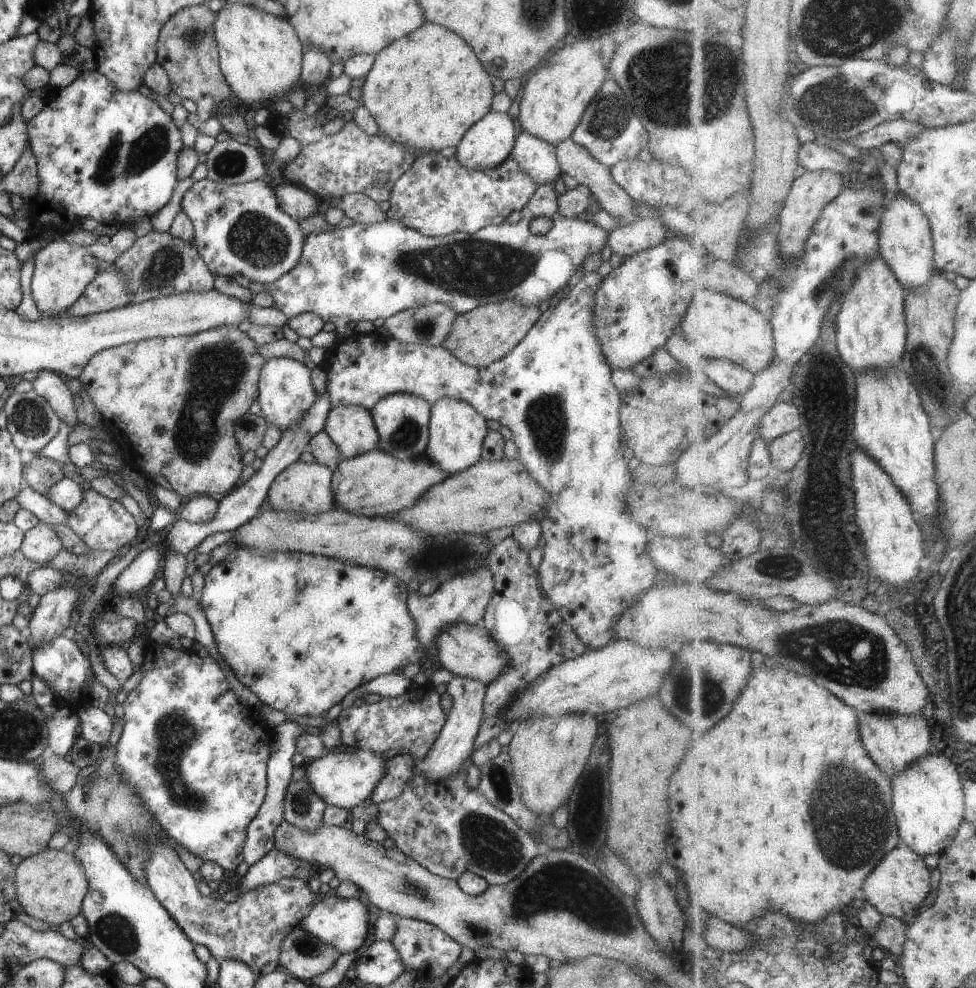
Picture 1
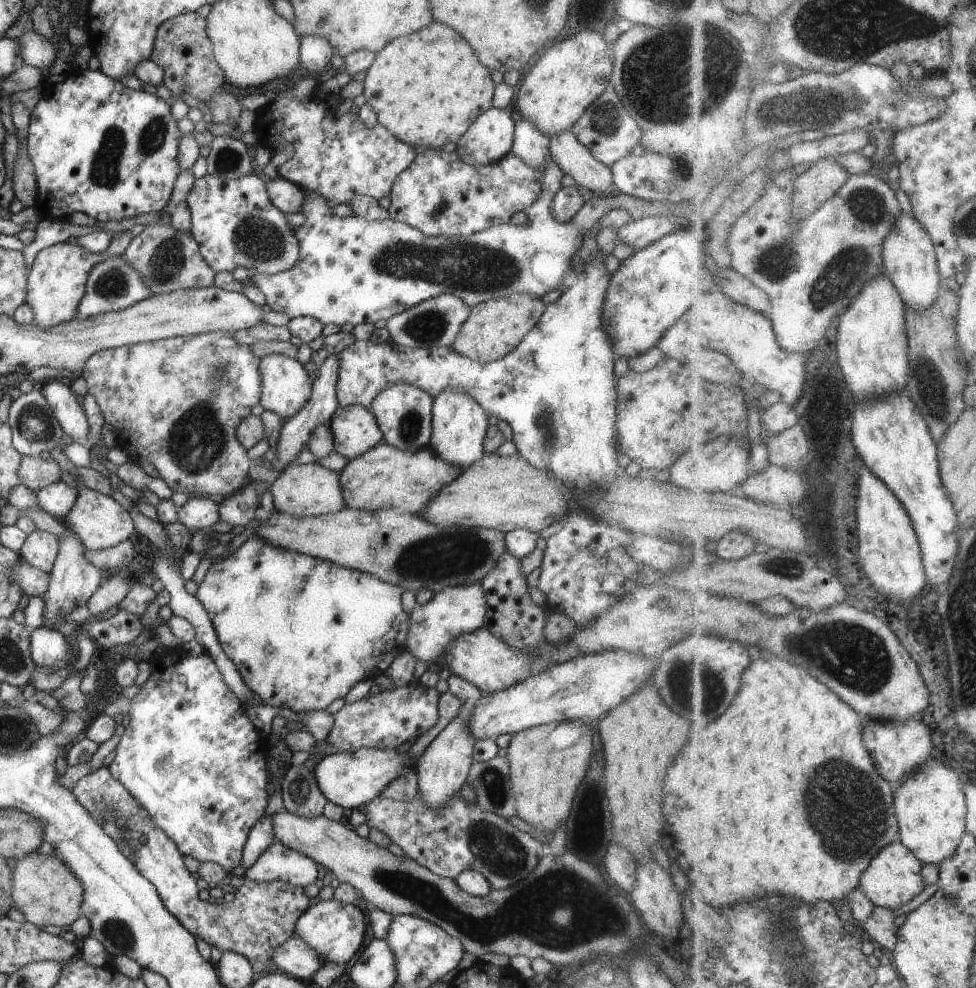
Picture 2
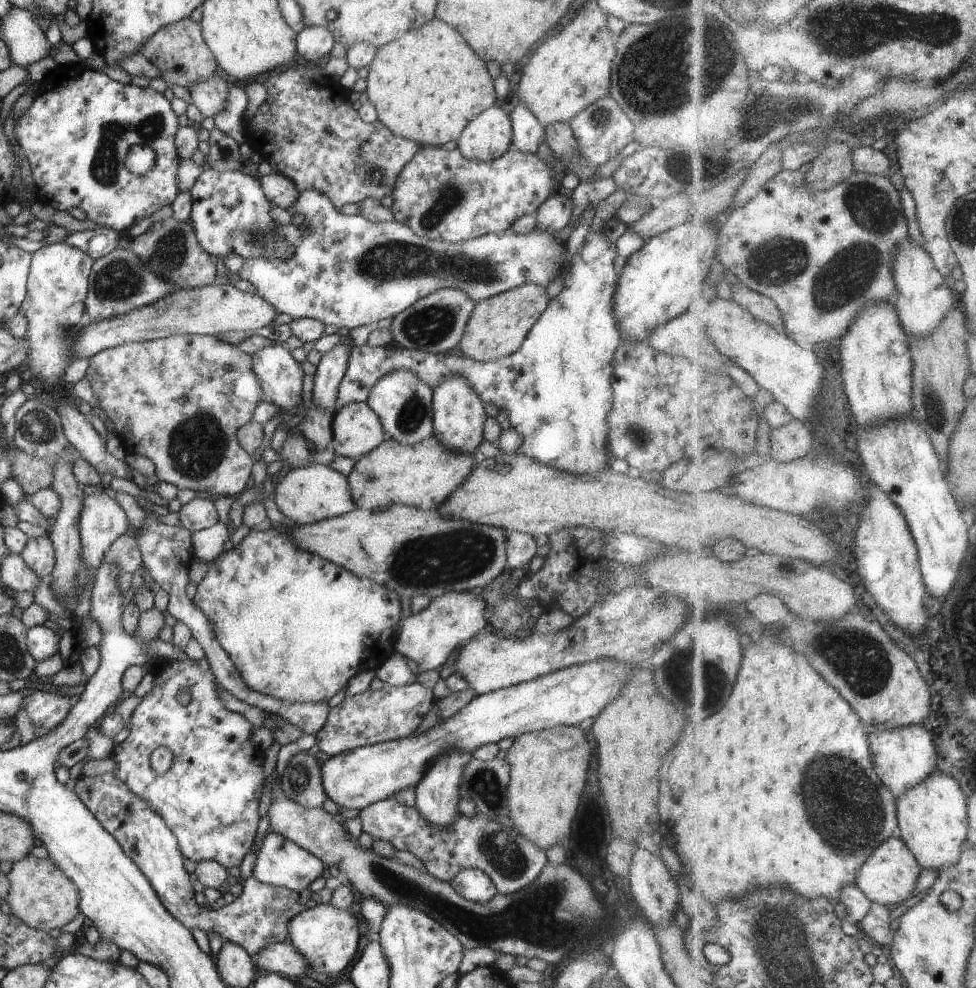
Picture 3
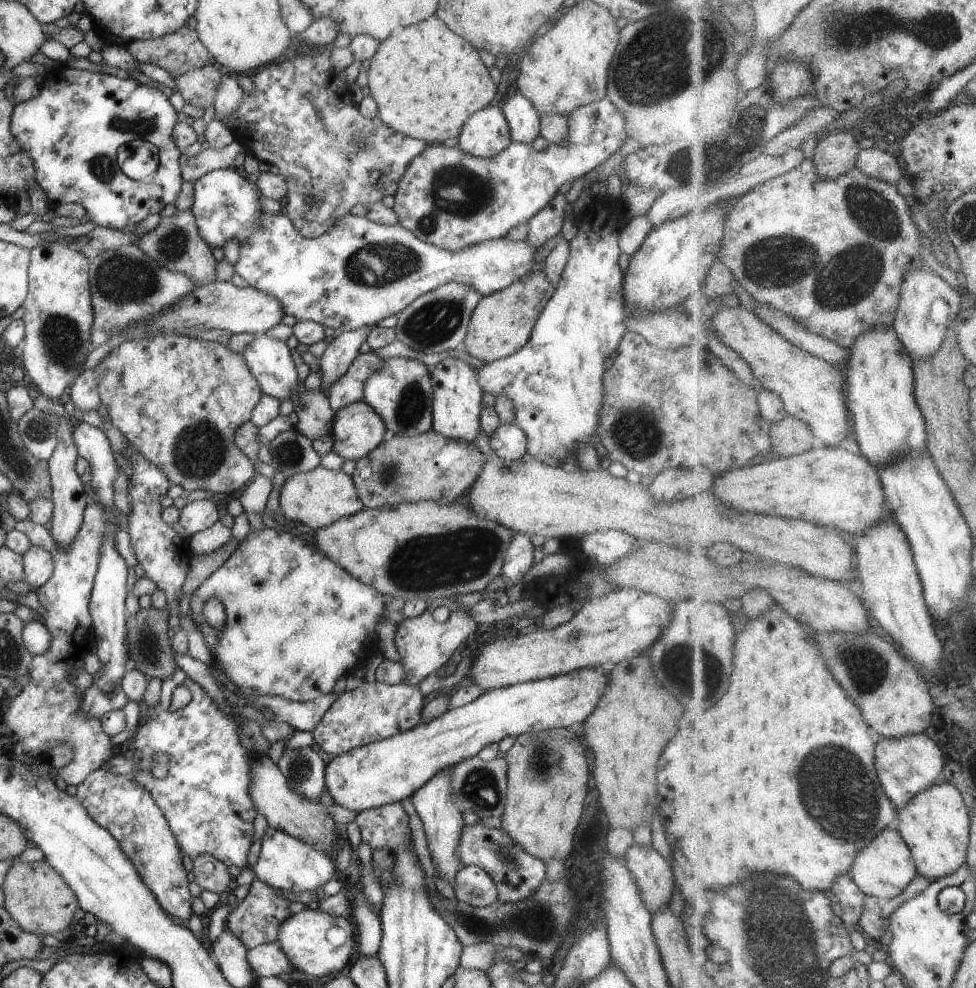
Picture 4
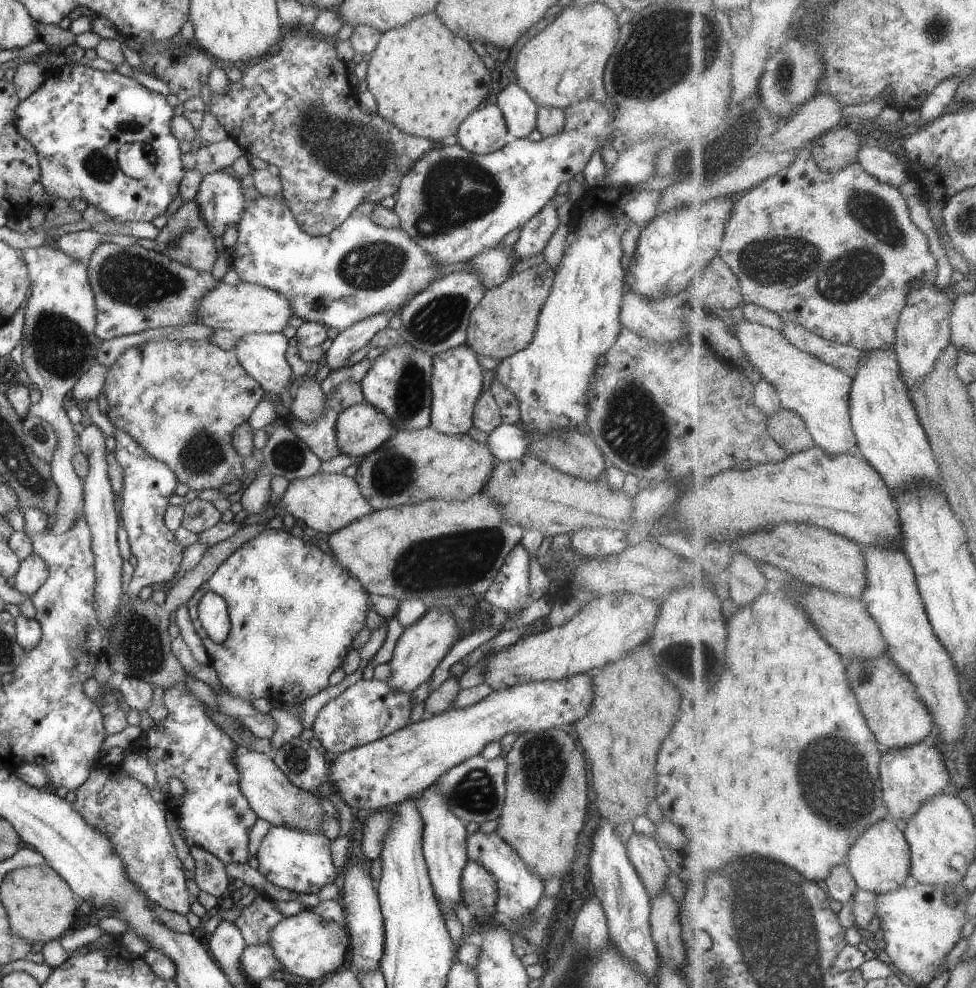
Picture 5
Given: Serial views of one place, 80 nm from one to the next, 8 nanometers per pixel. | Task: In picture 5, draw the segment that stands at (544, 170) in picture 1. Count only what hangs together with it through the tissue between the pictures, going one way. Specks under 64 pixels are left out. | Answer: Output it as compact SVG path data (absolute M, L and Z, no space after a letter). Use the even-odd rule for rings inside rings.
M516 83L505 84L501 86L497 94L497 102L510 139L527 139L527 135L536 128L536 104L531 97Z

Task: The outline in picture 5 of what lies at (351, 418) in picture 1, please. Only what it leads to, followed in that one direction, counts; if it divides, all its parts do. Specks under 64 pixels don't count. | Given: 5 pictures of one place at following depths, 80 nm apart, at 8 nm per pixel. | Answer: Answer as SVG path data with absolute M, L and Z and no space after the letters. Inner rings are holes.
M364 400L345 407L335 419L335 440L339 452L349 457L353 456L357 461L383 444L393 431L390 420Z

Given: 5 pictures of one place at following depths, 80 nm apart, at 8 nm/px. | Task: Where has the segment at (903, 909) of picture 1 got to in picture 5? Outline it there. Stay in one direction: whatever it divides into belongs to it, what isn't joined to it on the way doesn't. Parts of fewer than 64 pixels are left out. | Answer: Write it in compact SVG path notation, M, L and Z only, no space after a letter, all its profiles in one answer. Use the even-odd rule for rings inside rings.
M883 819L859 837L851 849L846 865L850 868L859 890L869 891L879 896L892 893L911 880L911 847L905 833L899 830L891 820Z

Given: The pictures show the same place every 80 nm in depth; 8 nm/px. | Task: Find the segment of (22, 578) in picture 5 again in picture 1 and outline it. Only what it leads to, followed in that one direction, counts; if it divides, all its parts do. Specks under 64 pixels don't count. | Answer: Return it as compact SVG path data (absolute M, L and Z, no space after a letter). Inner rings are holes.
M37 520L23 535L19 552L29 560L45 566L62 549L61 539L47 524Z

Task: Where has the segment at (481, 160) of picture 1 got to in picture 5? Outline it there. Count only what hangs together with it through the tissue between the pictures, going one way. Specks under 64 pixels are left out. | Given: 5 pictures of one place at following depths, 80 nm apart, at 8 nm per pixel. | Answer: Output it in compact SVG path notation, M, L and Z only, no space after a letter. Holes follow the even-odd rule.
M496 104L475 109L459 123L454 135L460 147L478 155L499 150L510 139L503 115Z

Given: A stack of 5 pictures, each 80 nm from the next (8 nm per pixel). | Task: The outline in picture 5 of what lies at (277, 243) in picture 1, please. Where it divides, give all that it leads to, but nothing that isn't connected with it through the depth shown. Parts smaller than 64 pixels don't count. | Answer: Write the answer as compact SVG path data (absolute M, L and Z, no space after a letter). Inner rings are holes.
M228 170L203 175L194 201L213 238L221 237L231 224L236 227L247 202L241 191L240 178Z

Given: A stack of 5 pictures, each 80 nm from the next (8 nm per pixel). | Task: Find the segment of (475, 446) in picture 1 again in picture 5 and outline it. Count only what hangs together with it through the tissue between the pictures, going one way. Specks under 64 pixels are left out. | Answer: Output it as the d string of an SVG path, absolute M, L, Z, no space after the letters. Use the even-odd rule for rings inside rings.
M464 342L432 356L430 376L430 423L433 430L446 435L465 435L472 427L474 402L481 391L481 368L476 354Z

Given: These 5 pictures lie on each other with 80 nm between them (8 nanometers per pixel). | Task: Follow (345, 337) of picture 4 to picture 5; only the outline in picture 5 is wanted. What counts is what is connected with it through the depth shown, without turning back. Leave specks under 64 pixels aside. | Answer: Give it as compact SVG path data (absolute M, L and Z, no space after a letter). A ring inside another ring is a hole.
M402 306L398 307L395 311L378 312L377 315L373 315L372 317L360 320L358 323L348 326L345 328L345 330L339 331L335 338L327 342L328 348L324 352L325 362L330 370L336 371L341 367L347 367L347 358L349 358L349 356L351 356L355 350L359 350L359 348L362 346L367 345L368 341L371 340L373 334L382 328L385 328L391 316L393 316L397 311L400 312L401 308Z

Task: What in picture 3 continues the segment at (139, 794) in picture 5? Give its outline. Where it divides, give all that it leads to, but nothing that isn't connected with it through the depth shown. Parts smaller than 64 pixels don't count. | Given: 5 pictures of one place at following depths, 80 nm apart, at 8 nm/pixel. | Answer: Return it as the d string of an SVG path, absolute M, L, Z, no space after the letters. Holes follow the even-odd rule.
M103 773L100 775L95 775L92 777L88 777L87 775L79 775L77 778L75 784L73 784L73 792L77 795L77 798L87 807L87 810L91 812L91 814L94 816L95 819L97 819L97 822L101 824L101 826L119 843L119 846L124 850L124 853L137 865L137 868L143 873L143 876L147 878L149 881L149 884L153 887L153 890L156 892L156 895L159 897L159 900L161 901L161 904L163 905L163 908L166 908L166 911L169 912L169 914L175 918L175 920L178 920L185 928L191 929L199 929L203 932L217 932L220 935L220 938L223 941L229 941L233 944L236 944L237 946L240 946L247 952L247 954L251 957L251 960L253 960L253 957L258 954L259 951L262 950L262 948L265 948L266 946L269 946L269 944L273 943L280 943L287 940L288 936L288 928L287 923L290 922L290 920L299 912L302 911L305 908L305 905L299 905L299 893L289 890L288 888L282 887L282 886L275 886L272 884L267 883L260 883L258 880L255 880L253 877L246 878L243 882L240 882L241 884L241 893L234 898L234 900L231 903L228 903L220 908L217 909L211 909L206 908L205 906L199 906L195 902L193 902L193 896L194 891L191 887L191 882L189 881L189 875L188 872L185 870L185 867L183 866L183 859L184 857L179 852L179 847L177 844L177 839L175 836L171 834L171 831L165 826L165 823L163 822L163 819L156 813L153 812L148 806L147 803L144 802L143 799L140 799L139 796L136 794L133 794L129 787L126 785L126 783L121 782L119 779L116 778L116 776L111 773Z

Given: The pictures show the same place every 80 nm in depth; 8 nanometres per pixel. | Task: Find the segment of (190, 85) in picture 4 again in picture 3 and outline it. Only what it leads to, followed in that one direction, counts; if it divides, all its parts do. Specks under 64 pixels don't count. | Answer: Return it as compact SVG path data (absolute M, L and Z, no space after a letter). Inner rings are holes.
M215 72L211 77L187 88L192 104L204 117L213 118L224 108L228 95L228 79L220 72Z

